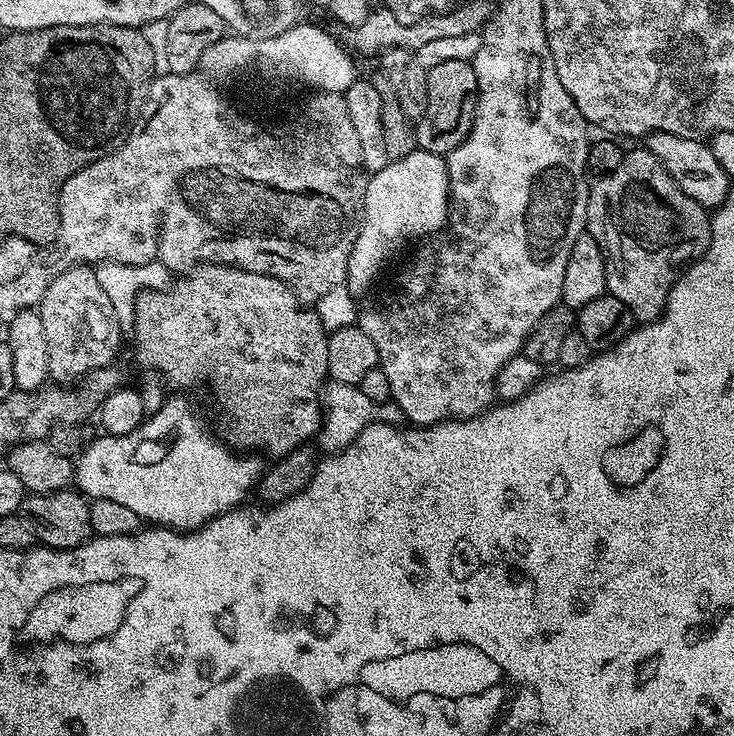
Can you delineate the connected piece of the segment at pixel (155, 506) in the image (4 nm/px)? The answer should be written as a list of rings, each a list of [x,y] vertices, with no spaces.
[[[172,396],[160,412],[147,417],[140,427],[124,436],[100,434],[93,444],[85,443],[74,460],[74,484],[85,497],[92,500],[109,500],[134,510],[137,518],[156,526],[191,530],[219,516],[221,512],[239,505],[240,500],[262,475],[261,457],[256,454],[241,454],[233,450],[223,439],[211,436],[204,429],[198,413],[184,396]]]

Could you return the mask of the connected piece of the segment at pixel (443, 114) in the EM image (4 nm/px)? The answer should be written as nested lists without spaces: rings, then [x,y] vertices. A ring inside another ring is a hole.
[[[469,61],[438,62],[438,66],[428,69],[426,108],[414,124],[417,149],[430,151],[443,158],[455,150],[468,137],[472,128],[477,92],[478,82]]]

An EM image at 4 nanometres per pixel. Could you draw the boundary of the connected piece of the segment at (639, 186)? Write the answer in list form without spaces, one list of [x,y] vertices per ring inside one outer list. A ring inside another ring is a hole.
[[[644,146],[633,152],[625,151],[618,167],[612,172],[603,173],[597,180],[600,181],[597,184],[595,181],[588,189],[586,232],[602,257],[602,276],[607,291],[626,305],[637,321],[651,321],[654,316],[652,300],[667,300],[668,292],[678,279],[675,268],[679,264],[687,266],[693,263],[710,246],[712,222],[709,213],[704,213],[705,205],[701,201],[690,198],[690,194],[676,185],[658,157]]]

